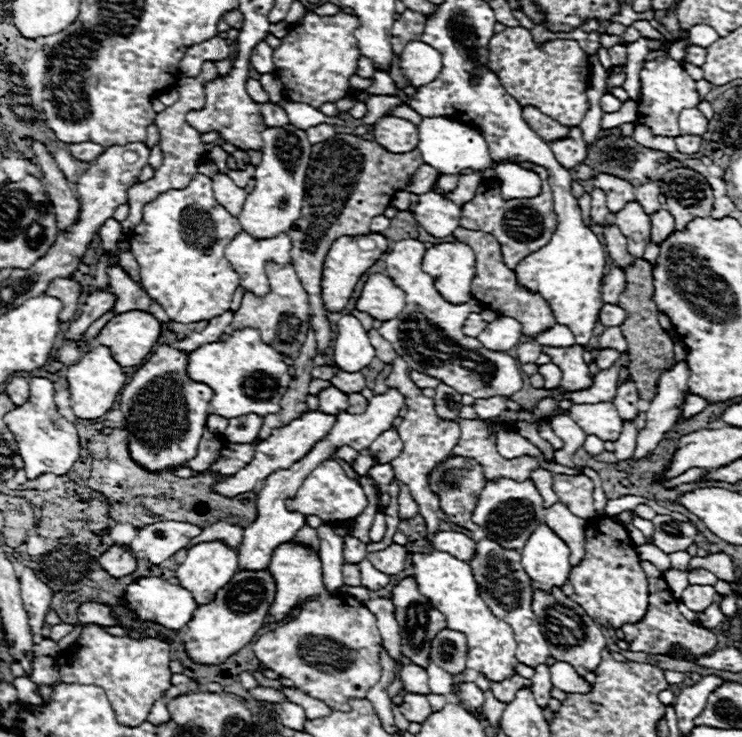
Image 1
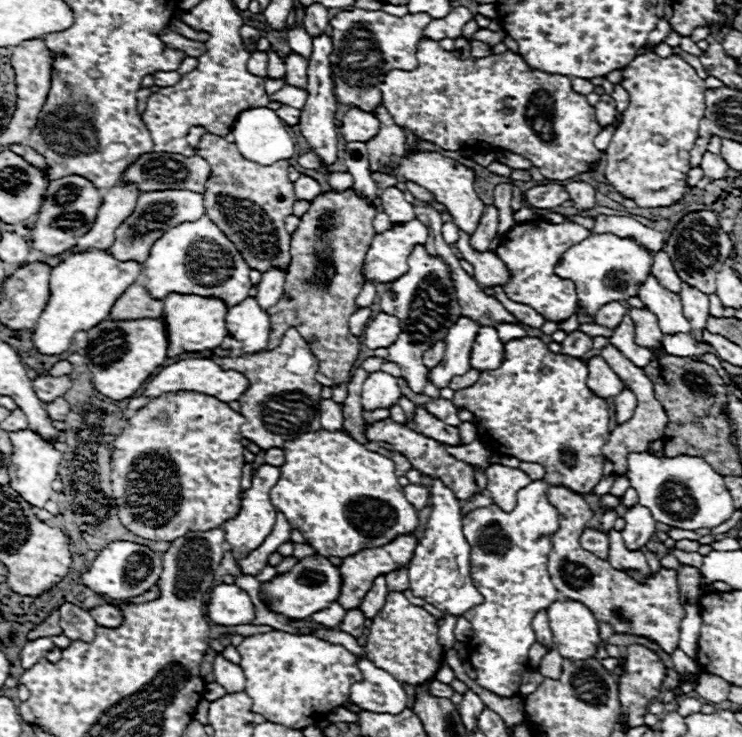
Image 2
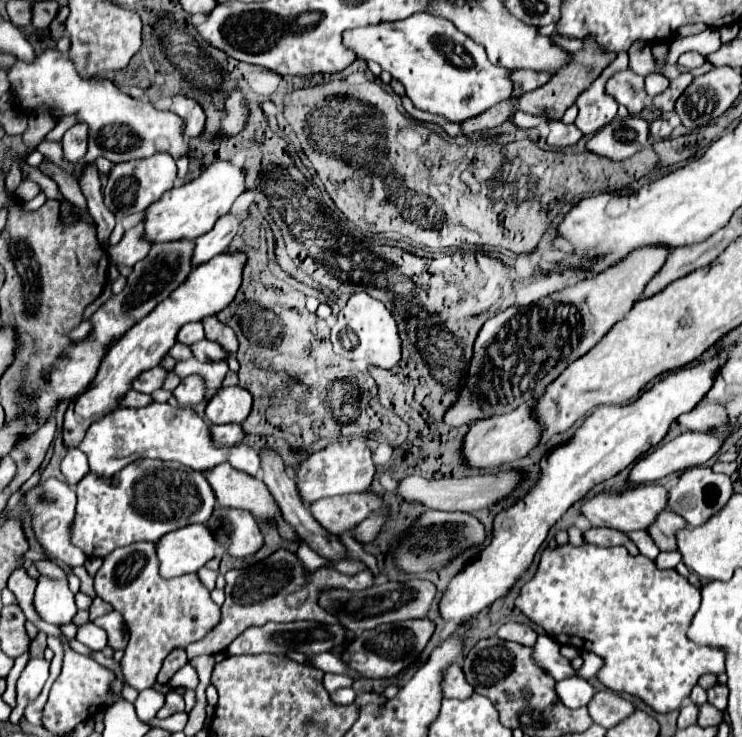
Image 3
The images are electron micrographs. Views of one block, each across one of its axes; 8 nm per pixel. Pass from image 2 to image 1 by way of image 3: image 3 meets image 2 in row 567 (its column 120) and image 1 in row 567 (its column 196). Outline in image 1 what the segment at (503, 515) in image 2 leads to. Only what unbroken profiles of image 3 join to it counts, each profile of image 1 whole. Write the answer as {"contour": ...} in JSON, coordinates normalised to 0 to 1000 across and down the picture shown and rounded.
{"contour":[[[650,730],[642,741],[642,754],[633,763],[633,771],[642,776],[642,787],[647,787],[647,806],[652,809],[652,817],[663,825],[663,830],[668,830],[668,836],[690,847],[698,874],[695,896],[717,906],[722,906],[722,901],[733,901],[741,887],[739,871],[733,868],[728,847],[722,847],[722,836],[717,830],[717,787],[701,765],[701,749],[674,744],[668,735]]]}

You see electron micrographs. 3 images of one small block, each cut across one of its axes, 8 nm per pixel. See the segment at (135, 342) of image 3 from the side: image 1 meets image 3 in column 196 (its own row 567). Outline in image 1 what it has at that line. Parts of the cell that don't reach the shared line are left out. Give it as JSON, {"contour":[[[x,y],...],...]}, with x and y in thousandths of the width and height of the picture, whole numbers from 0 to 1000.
{"contour":[[[377,738],[369,749],[367,749],[367,760],[358,771],[372,792],[372,811],[361,825],[361,836],[356,839],[356,847],[367,847],[367,844],[377,844],[388,836],[388,830],[402,822],[404,817],[410,817],[412,811],[429,809],[437,803],[437,790],[434,790],[434,763],[431,754],[426,749],[415,749],[415,744],[404,741],[404,738]]]}

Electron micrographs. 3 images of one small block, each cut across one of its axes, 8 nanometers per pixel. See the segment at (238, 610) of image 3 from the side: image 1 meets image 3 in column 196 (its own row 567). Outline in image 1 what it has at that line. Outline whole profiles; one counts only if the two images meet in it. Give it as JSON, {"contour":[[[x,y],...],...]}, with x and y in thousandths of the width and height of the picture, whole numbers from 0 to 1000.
{"contour":[[[865,760],[863,763],[868,779],[871,779],[871,787],[873,787],[873,801],[876,801],[876,811],[873,811],[873,828],[871,828],[871,836],[854,847],[838,847],[838,858],[844,860],[844,871],[849,874],[849,882],[854,885],[873,885],[873,887],[891,887],[899,889],[906,877],[914,875],[918,883],[925,890],[951,890],[957,887],[962,879],[965,879],[965,860],[951,855],[951,852],[943,852],[943,849],[935,849],[930,847],[911,825],[911,814],[892,782],[892,776],[879,765],[879,763],[871,763]]]}

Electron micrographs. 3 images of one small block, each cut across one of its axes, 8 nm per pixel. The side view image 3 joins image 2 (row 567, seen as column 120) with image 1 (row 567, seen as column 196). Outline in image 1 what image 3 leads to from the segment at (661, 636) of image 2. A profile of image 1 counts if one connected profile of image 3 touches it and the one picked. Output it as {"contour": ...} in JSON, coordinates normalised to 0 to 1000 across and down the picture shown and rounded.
{"contour":[[[809,700],[809,703],[795,703],[790,708],[790,738],[787,738],[790,754],[784,765],[768,776],[768,792],[774,795],[774,814],[809,849],[822,847],[827,852],[836,852],[841,844],[860,844],[873,828],[873,790],[863,771],[863,757],[857,754],[857,746],[852,741],[854,735],[849,733],[846,719],[838,711],[827,708],[825,703]]]}

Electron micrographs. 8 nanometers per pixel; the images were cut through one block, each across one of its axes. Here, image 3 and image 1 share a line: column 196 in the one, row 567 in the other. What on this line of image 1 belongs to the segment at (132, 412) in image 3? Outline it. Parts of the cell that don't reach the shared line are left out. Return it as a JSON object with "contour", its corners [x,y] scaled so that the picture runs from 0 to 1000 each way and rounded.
{"contour":[[[588,746],[580,752],[558,752],[555,768],[563,784],[561,790],[566,806],[577,809],[577,814],[582,814],[582,822],[601,836],[604,852],[615,852],[628,863],[628,877],[631,877],[628,906],[644,909],[663,925],[677,925],[693,917],[695,915],[693,906],[698,901],[693,890],[695,887],[693,855],[685,844],[668,839],[663,828],[655,822],[655,817],[647,809],[647,795],[639,787],[636,771],[617,757]]]}

